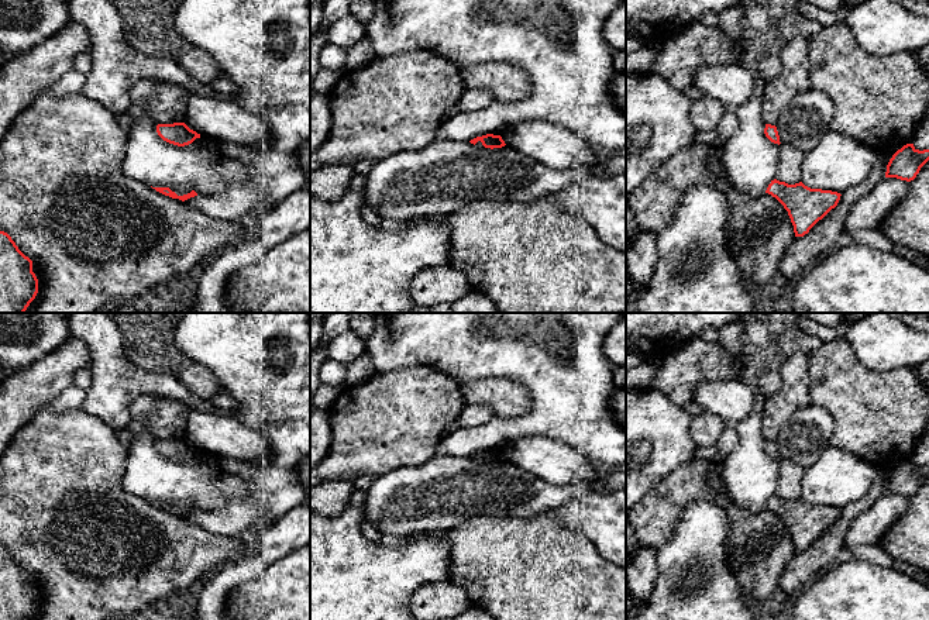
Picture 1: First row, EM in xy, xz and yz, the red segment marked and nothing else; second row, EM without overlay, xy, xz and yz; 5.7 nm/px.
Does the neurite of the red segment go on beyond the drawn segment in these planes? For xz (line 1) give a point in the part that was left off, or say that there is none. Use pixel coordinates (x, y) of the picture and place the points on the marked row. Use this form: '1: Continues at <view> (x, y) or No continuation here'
1: No continuation here

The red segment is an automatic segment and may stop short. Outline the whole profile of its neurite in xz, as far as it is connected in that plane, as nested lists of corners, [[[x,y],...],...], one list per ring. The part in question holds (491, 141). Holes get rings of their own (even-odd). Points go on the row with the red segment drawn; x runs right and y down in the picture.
[[[493,134],[476,137],[471,140],[469,142],[475,145],[478,141],[481,141],[485,148],[491,148],[491,149],[502,148],[506,145],[500,135],[493,135]]]

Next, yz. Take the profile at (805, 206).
[[[777,179],[771,180],[765,193],[775,197],[788,211],[795,237],[804,237],[822,220],[840,200],[840,193],[822,189],[811,189],[802,182],[788,185]]]

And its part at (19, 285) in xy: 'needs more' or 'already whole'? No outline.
already whole

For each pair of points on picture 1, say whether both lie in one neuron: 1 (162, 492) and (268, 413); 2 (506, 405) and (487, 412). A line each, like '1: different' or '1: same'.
1: same
2: different

